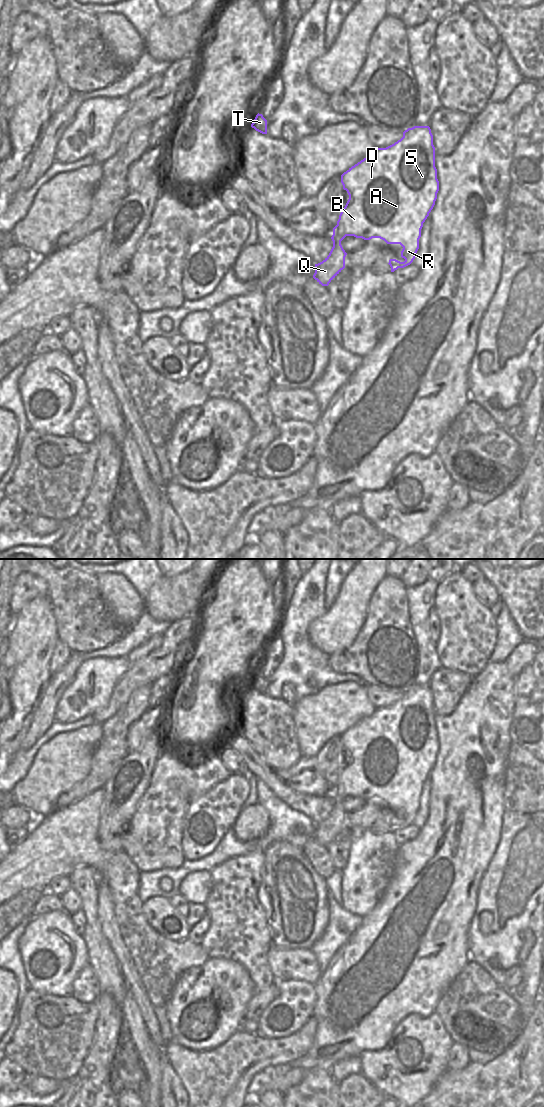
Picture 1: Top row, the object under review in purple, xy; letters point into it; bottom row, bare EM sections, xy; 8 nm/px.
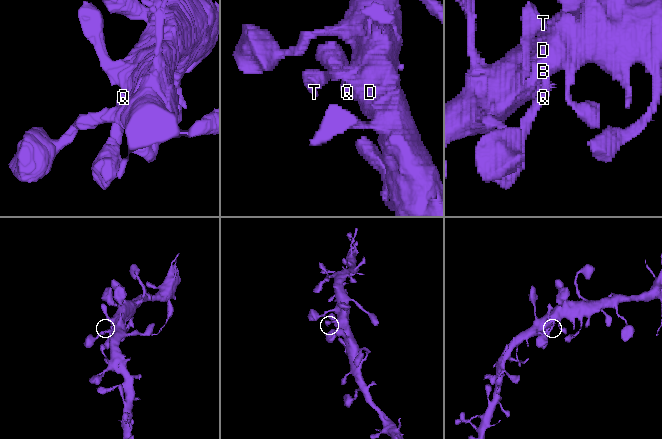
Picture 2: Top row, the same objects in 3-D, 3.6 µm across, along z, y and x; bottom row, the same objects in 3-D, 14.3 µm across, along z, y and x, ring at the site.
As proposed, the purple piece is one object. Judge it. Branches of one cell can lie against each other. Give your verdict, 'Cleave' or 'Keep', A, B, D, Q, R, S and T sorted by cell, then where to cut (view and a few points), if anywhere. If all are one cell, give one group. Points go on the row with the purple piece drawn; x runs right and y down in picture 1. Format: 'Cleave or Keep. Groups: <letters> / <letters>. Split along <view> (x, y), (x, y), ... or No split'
Keep. Groups: A B D Q R S T. No split.

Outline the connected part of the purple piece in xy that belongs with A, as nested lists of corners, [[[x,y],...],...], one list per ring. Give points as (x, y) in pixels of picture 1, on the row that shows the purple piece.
[[[414,126],[403,132],[403,137],[386,148],[375,148],[375,151],[364,158],[341,175],[343,189],[347,191],[349,199],[344,208],[341,209],[337,225],[333,228],[333,247],[329,255],[320,263],[315,264],[313,278],[322,286],[329,283],[345,268],[345,257],[347,253],[341,245],[346,236],[354,236],[364,240],[380,238],[387,244],[400,244],[403,249],[401,257],[405,259],[400,262],[390,259],[391,272],[398,268],[410,265],[415,259],[419,249],[419,239],[423,223],[435,205],[439,191],[437,169],[435,167],[435,147],[433,135],[429,126]]]

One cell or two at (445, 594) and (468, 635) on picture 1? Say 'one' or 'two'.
one

